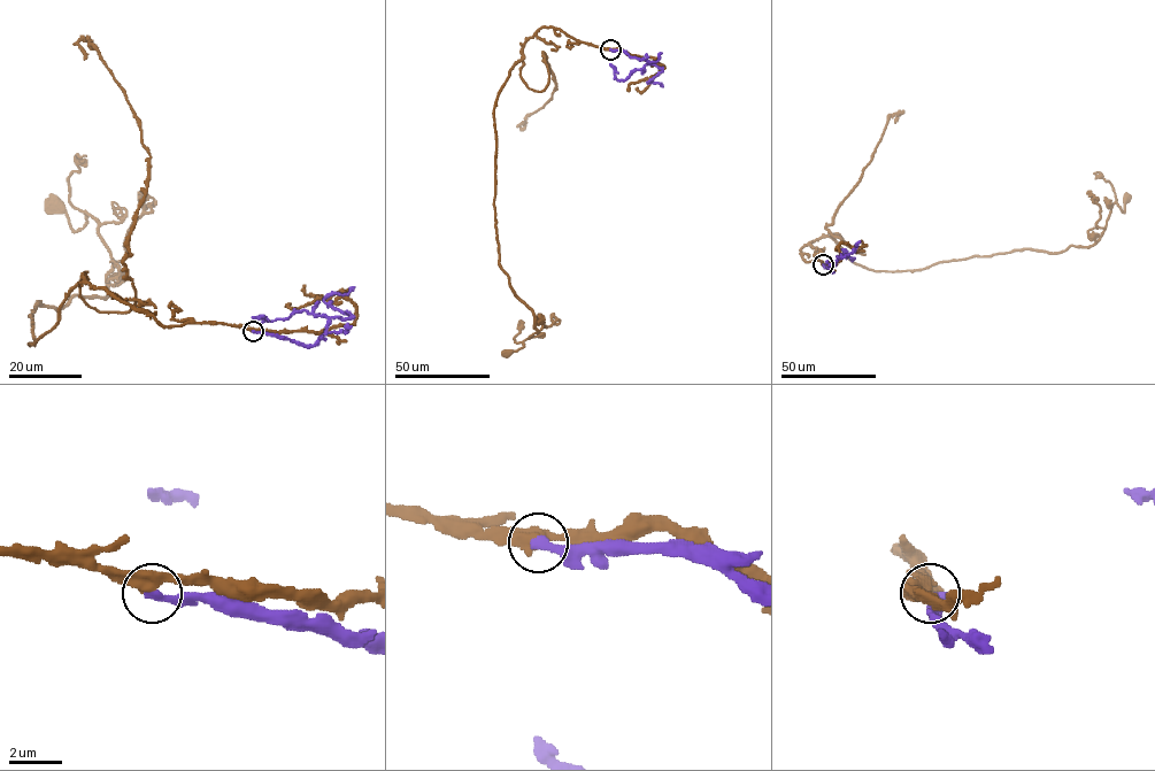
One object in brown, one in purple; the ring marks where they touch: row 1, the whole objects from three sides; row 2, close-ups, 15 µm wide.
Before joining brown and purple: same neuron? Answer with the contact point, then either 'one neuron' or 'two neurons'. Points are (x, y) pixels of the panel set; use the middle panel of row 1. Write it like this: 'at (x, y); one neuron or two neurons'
at (610, 49); two neurons

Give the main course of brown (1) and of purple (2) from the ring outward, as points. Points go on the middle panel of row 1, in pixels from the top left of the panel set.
1: (610, 49), (540, 28), (495, 101), (499, 263), (537, 331), (507, 353)
2: (610, 49), (623, 51), (649, 63), (634, 69), (624, 79), (616, 78), (609, 63)

